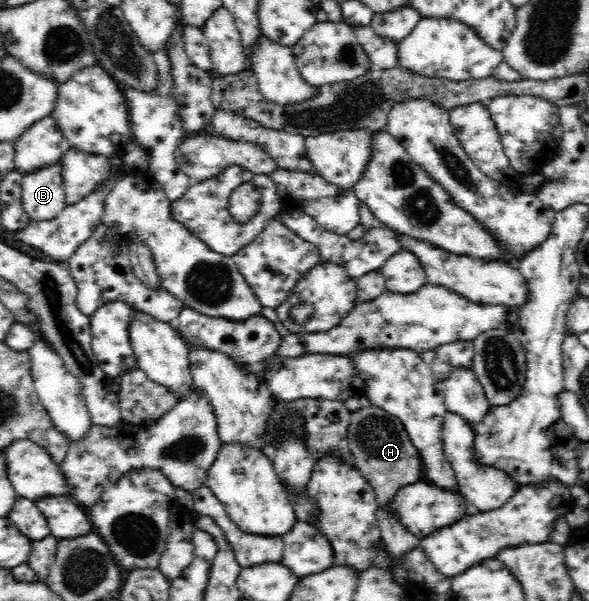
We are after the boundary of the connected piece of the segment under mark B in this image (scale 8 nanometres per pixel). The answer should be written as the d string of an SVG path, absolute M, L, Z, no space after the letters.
M60 163L25 174L21 187L23 208L32 221L50 221L68 207Z

